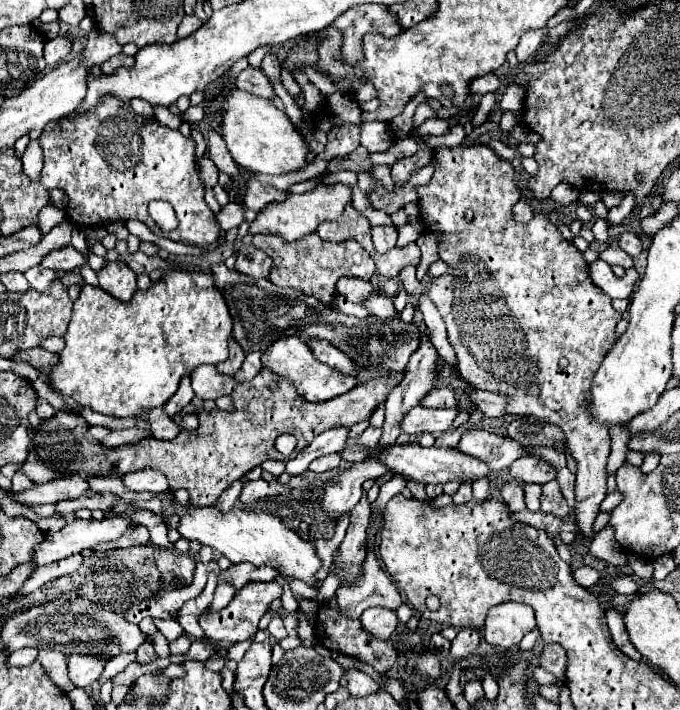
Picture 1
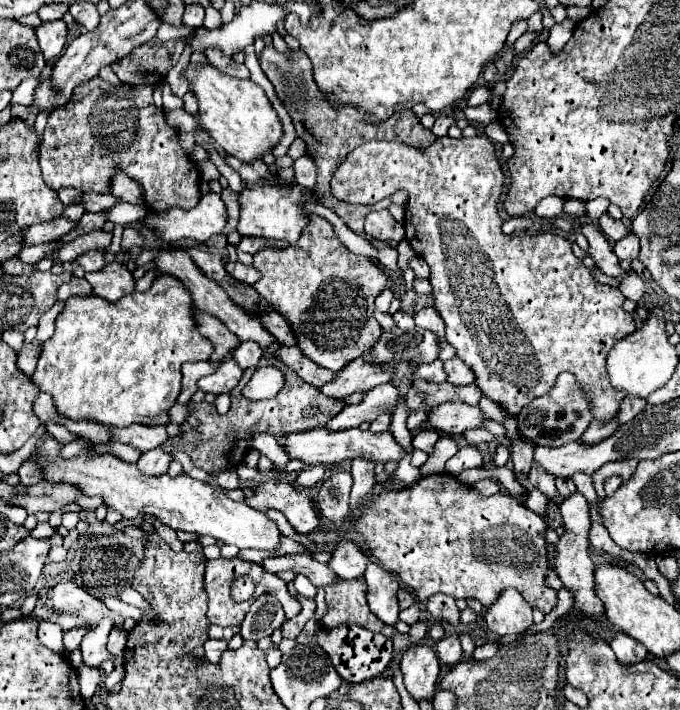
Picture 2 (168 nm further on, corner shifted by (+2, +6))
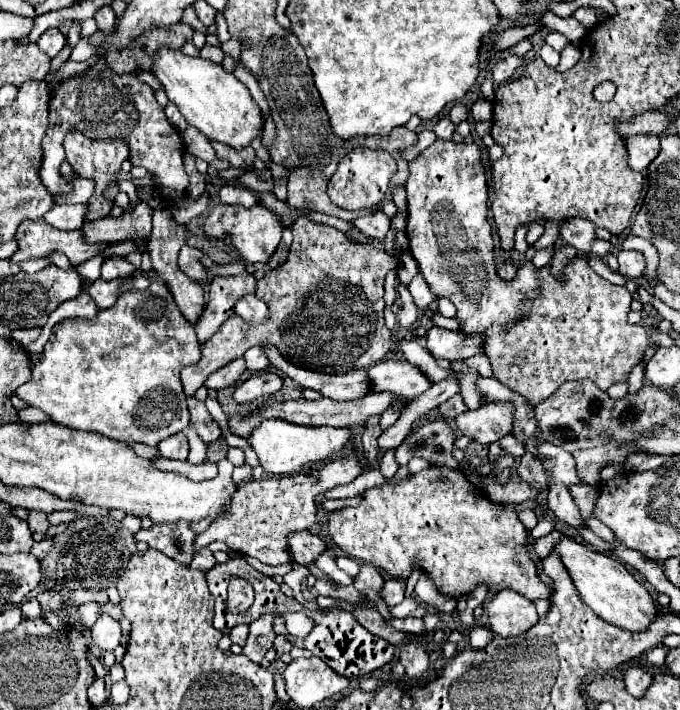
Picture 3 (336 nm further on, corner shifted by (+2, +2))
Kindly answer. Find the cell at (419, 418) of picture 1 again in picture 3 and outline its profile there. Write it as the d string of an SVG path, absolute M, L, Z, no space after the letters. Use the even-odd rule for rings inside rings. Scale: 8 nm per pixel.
M483 403L477 411L465 411L455 417L457 431L481 445L491 445L507 435L511 421L513 405L509 403Z

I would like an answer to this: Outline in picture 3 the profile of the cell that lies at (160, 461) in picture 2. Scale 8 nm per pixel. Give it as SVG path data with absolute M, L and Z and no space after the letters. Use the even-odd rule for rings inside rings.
M183 433L171 435L169 439L163 439L157 449L161 451L163 459L179 459L185 461L187 453L189 453L189 445L187 445L187 437Z

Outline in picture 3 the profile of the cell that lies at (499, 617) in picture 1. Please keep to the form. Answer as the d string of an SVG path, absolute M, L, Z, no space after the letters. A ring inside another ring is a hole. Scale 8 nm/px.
M503 589L487 605L487 619L491 631L499 637L515 637L529 631L537 623L537 611L533 601L521 593Z

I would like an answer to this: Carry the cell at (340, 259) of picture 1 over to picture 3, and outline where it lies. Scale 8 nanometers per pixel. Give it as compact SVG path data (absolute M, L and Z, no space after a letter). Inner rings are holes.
M299 217L289 225L289 229L293 233L293 245L287 261L279 269L267 271L265 277L257 283L255 295L267 303L271 319L255 327L247 325L239 315L229 317L221 325L221 331L217 331L217 335L213 335L213 339L209 339L209 343L203 345L201 361L181 371L183 391L187 397L193 395L199 387L203 387L205 379L213 371L225 367L225 363L231 363L237 357L243 357L243 353L251 347L251 341L259 341L261 345L273 343L295 365L319 373L347 373L353 369L367 369L389 353L393 341L391 331L383 323L383 279L385 273L397 265L397 259L389 255L385 249L373 247L369 243L351 241L341 231L307 221L307 217Z

